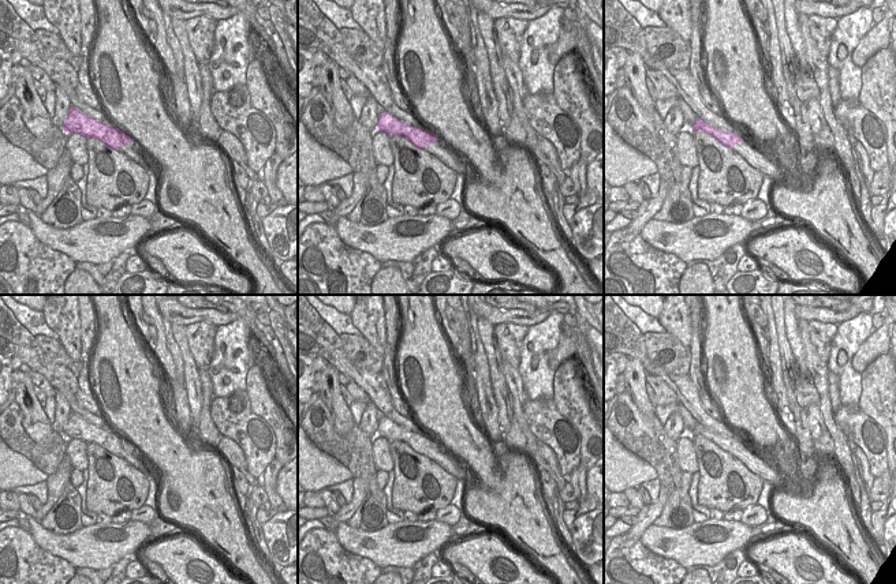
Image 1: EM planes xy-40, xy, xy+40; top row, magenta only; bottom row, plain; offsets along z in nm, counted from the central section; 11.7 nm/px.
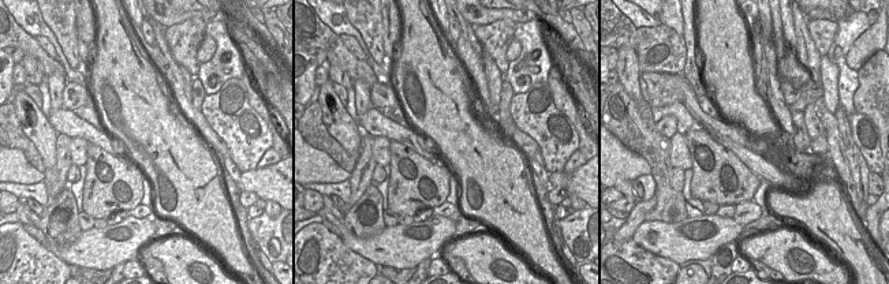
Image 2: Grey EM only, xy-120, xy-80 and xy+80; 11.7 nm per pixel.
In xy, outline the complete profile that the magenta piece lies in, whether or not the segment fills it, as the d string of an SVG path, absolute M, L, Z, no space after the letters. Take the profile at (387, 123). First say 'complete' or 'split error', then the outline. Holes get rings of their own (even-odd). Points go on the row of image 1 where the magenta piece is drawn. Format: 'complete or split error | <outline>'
split error | M388 112L378 115L376 131L382 131L392 135L402 135L407 138L415 147L428 151L440 160L445 166L452 169L456 175L462 175L466 180L475 179L475 171L459 153L445 146L433 132L423 132L418 127L404 124Z

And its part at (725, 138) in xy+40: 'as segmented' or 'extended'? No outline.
extended

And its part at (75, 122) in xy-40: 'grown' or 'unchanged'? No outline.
grown

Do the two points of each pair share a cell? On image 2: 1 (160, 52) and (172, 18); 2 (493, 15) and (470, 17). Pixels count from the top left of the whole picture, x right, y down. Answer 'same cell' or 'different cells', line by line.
1: different cells
2: same cell

